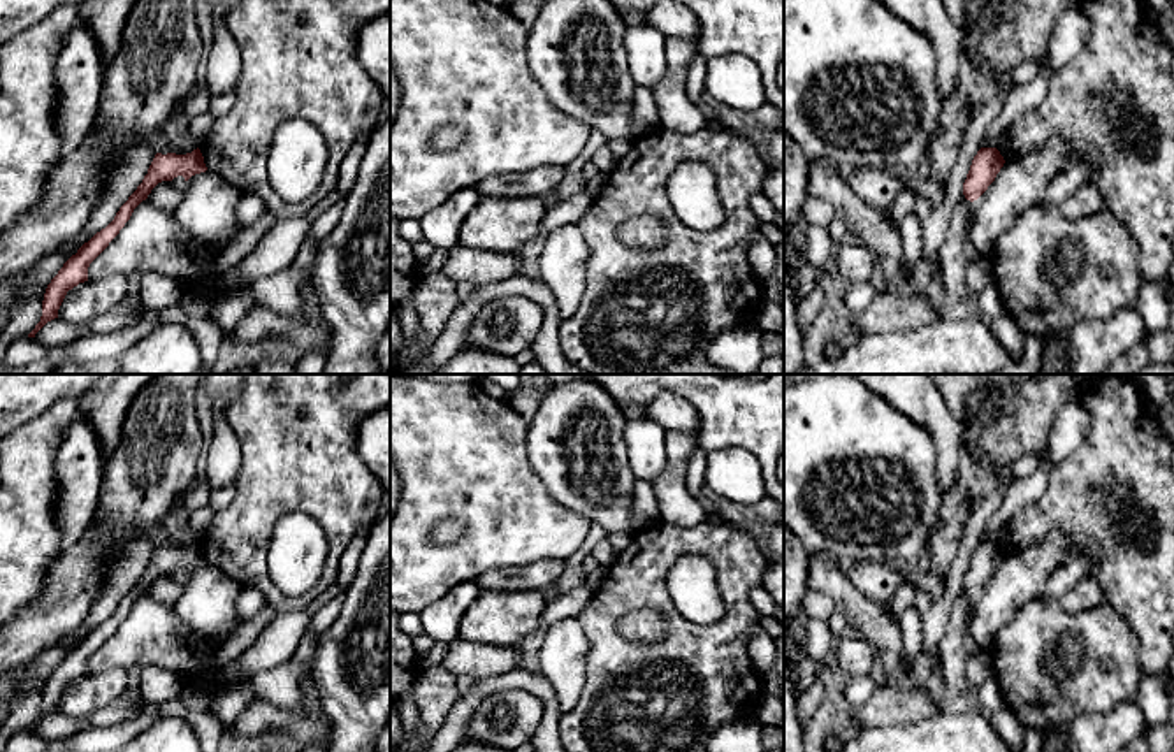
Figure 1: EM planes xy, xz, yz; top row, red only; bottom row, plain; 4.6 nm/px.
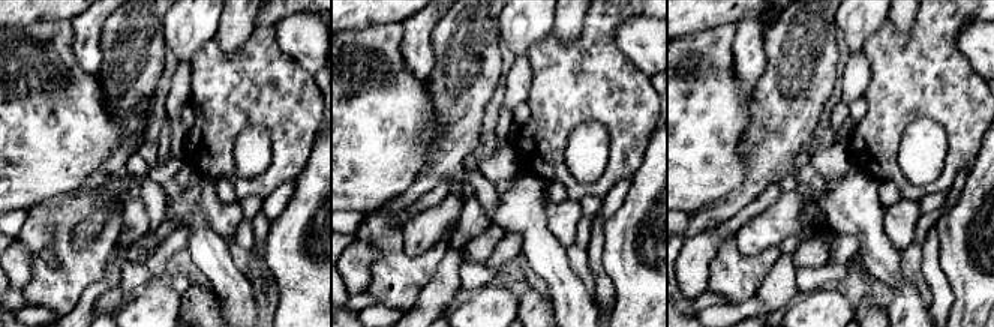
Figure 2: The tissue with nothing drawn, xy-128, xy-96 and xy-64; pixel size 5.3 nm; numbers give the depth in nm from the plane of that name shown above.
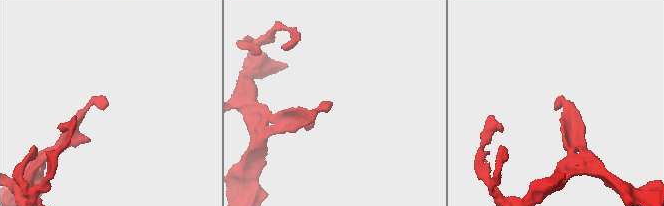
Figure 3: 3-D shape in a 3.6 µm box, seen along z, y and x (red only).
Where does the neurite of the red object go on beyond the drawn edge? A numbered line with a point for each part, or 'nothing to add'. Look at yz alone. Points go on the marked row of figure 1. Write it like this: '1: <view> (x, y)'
nothing to add

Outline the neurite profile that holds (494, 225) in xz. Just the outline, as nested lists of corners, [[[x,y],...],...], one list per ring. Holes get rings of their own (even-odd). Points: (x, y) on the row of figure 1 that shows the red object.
[[[482,197],[459,230],[464,248],[515,253],[534,239],[547,209],[543,197]]]

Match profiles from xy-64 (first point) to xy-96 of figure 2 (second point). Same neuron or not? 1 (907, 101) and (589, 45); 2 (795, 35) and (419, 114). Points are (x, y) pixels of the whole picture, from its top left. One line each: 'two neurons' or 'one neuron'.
1: one neuron
2: two neurons

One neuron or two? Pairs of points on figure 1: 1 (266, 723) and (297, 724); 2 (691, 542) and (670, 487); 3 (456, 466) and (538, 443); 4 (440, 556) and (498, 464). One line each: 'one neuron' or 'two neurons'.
1: one neuron
2: two neurons
3: two neurons
4: one neuron

